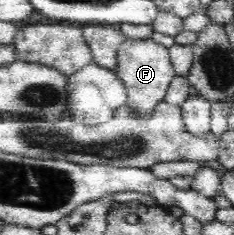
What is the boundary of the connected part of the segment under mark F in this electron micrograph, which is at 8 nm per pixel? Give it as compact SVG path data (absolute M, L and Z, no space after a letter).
M129 39L118 46L116 57L118 57L118 64L114 72L126 85L126 105L135 113L150 114L159 102L164 101L170 82L177 75L168 48L153 42L152 39Z

